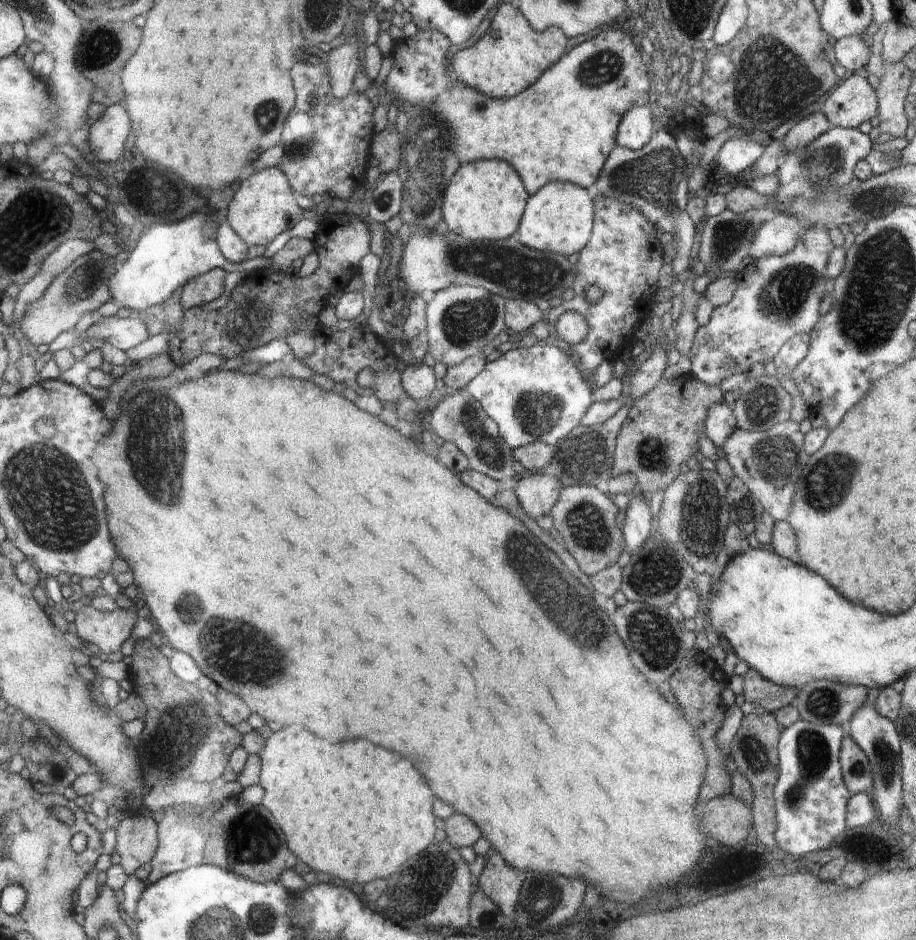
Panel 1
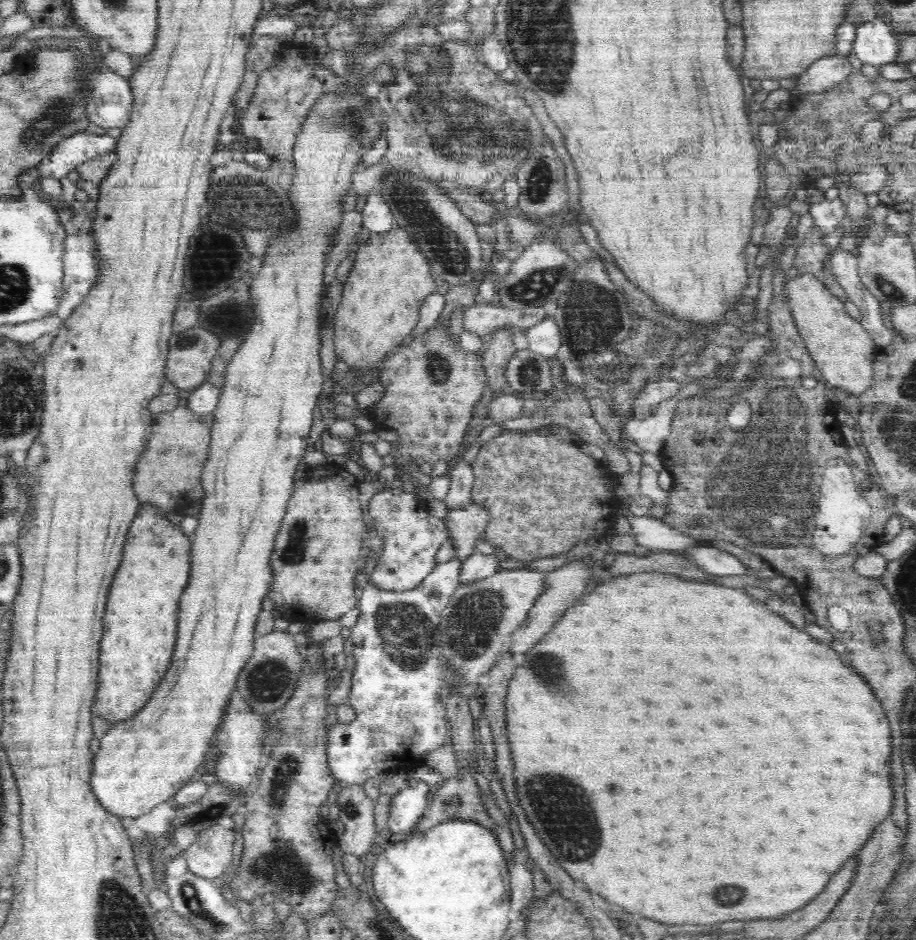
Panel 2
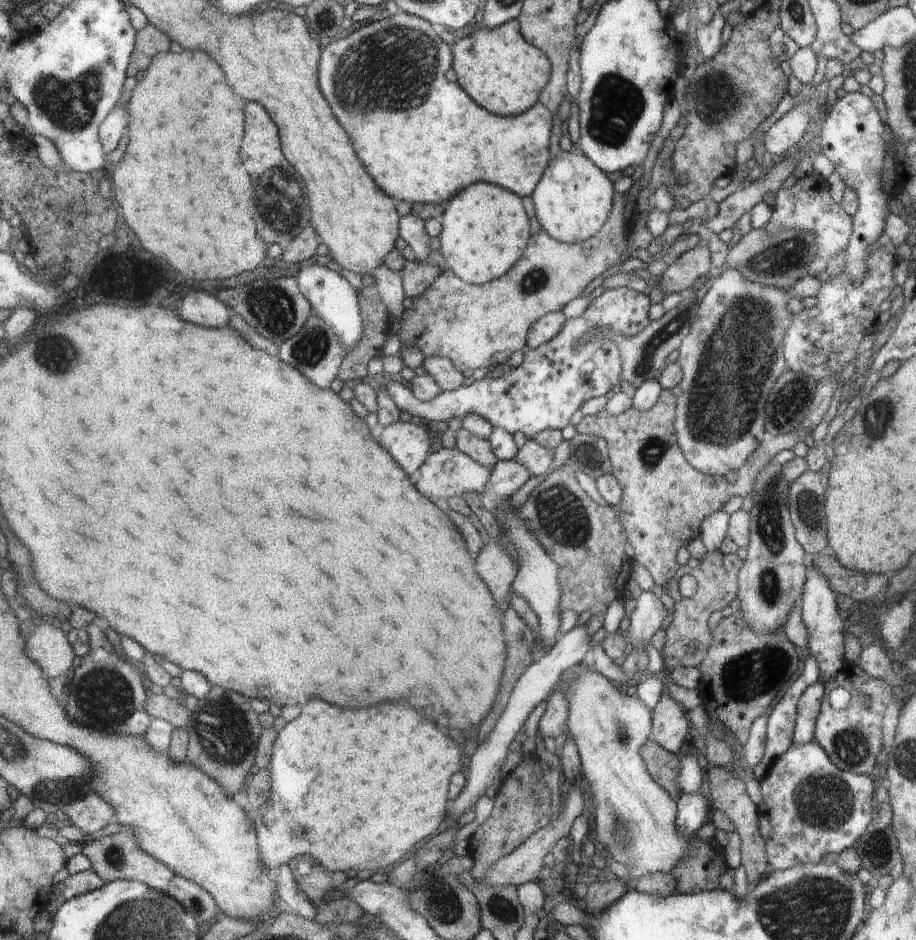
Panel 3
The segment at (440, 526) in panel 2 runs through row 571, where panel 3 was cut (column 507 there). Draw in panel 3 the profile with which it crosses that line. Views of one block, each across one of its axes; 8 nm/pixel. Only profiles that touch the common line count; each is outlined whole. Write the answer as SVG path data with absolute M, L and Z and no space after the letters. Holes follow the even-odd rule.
M628 287L606 289L601 296L591 300L582 316L568 318L563 330L554 339L548 340L548 343L544 343L540 347L525 350L522 364L518 367L509 368L501 375L475 381L470 386L462 386L453 391L442 391L434 400L429 400L428 402L416 400L411 390L397 380L390 381L390 384L386 384L384 387L388 394L392 394L396 406L401 411L408 412L413 418L417 418L420 421L448 422L452 418L463 420L468 414L476 414L476 416L482 416L482 418L490 420L493 428L504 428L506 432L510 432L512 435L515 432L522 432L526 438L534 439L534 436L547 429L562 430L563 428L568 428L569 424L572 425L572 416L576 416L576 412L580 412L581 406L587 400L596 396L604 396L604 394L612 390L613 386L622 382L620 380L620 374L622 374L620 350L618 350L616 342L600 338L596 334L596 330L612 326L612 330L618 336L632 338L632 336L640 334L650 324L650 318L648 318L650 305L647 292L637 292L636 290L630 290ZM588 332L592 334L590 340L582 342L582 336L588 334Z

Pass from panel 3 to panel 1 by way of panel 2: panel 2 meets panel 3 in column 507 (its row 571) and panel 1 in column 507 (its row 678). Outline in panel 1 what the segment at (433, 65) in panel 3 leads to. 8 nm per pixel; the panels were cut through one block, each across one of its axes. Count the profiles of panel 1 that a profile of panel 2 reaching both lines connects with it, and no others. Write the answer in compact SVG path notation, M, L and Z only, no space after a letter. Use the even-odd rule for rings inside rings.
M434 28L419 30L413 38L405 36L402 40L394 41L394 64L381 88L383 97L390 101L397 100L400 106L424 102L426 106L423 107L429 106L439 122L448 124L455 140L454 152L459 156L461 164L482 159L508 160L508 164L512 164L516 172L524 176L523 183L532 194L552 181L568 181L584 188L592 188L608 154L618 144L619 124L623 116L631 108L649 105L650 102L650 80L646 76L642 54L636 50L630 34L624 34L620 29L602 31L595 38L574 46L558 63L548 67L526 91L507 99L486 96L464 83L450 84L450 76L446 74L444 66L448 48L448 37Z

